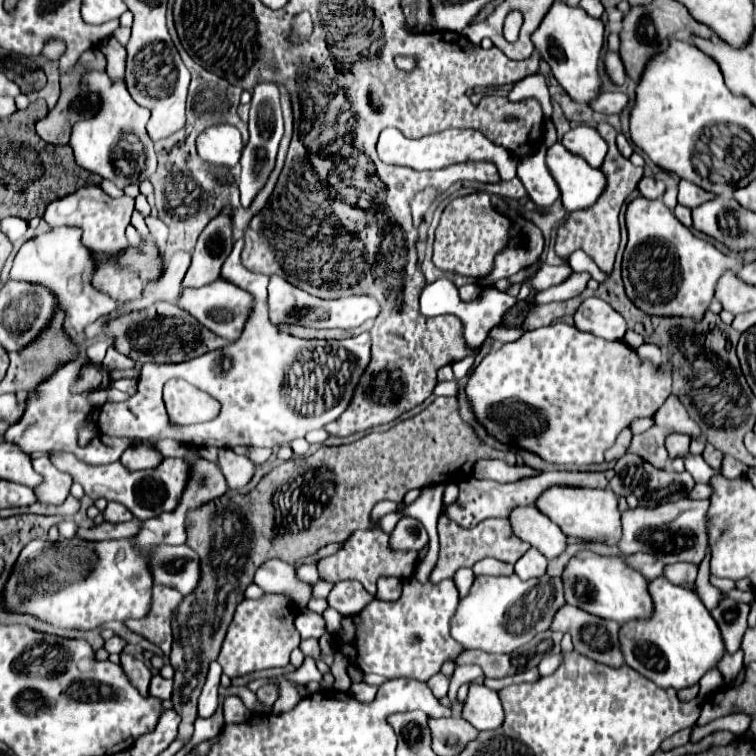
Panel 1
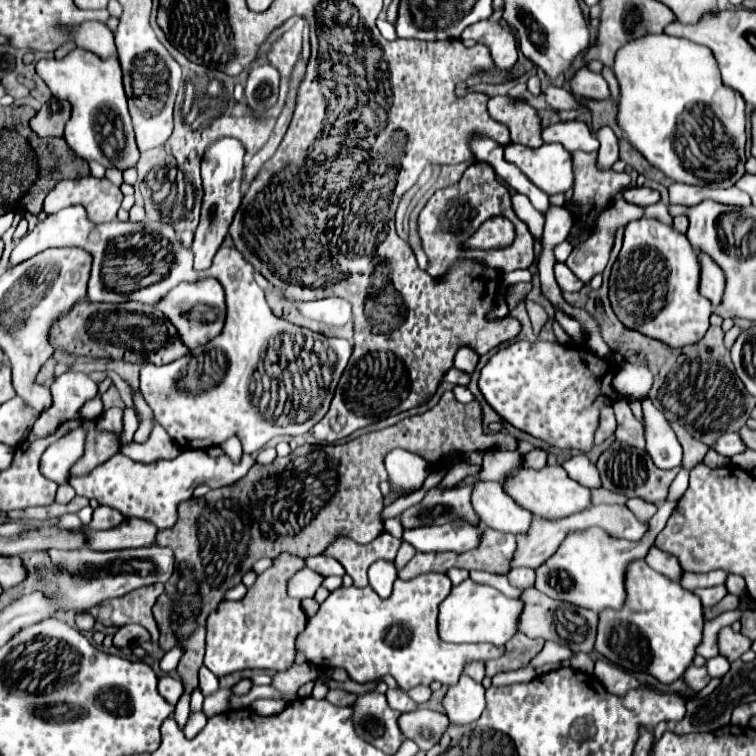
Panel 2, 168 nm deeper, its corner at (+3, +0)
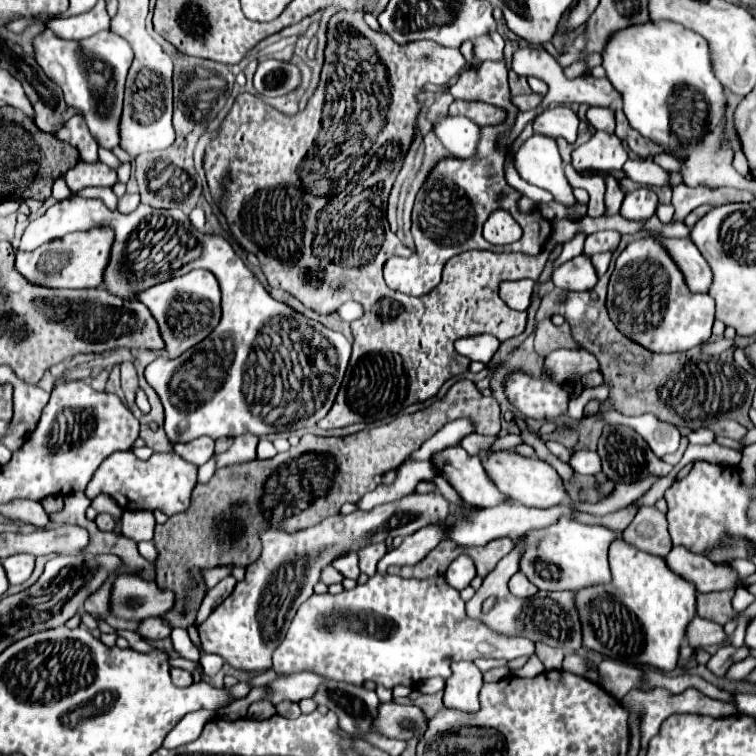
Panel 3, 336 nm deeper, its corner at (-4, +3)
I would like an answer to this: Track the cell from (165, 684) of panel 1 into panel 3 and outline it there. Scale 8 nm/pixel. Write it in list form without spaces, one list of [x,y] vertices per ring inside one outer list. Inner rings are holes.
[[[173,667],[173,669],[171,669],[171,677],[173,677],[173,683],[175,683],[177,687],[187,687],[187,685],[193,683],[191,673],[185,671],[185,669],[179,669],[179,667]]]

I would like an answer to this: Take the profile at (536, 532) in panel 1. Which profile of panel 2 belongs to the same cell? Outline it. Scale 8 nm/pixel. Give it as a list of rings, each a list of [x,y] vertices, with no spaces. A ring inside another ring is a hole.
[[[478,482],[474,484],[472,506],[480,514],[482,526],[492,526],[494,530],[508,534],[528,534],[532,526],[532,512],[520,508],[500,482]]]

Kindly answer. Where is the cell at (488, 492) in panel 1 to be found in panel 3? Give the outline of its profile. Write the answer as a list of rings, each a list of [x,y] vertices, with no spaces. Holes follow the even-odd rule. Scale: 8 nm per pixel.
[[[433,491],[427,495],[407,495],[397,501],[377,505],[371,511],[353,511],[349,515],[333,515],[323,519],[315,527],[307,527],[295,533],[287,533],[285,529],[263,529],[259,531],[261,537],[261,555],[257,561],[247,565],[245,569],[245,579],[239,581],[233,589],[233,593],[213,609],[213,613],[205,619],[205,623],[199,625],[199,639],[201,647],[205,653],[217,653],[221,655],[229,665],[245,671],[267,671],[271,667],[271,655],[275,647],[283,641],[283,635],[287,633],[287,627],[291,625],[291,619],[295,617],[297,609],[301,607],[303,601],[307,601],[313,595],[313,587],[321,577],[321,571],[331,565],[335,559],[347,555],[347,553],[357,553],[359,549],[371,545],[371,543],[381,543],[387,537],[407,537],[415,529],[425,527],[427,523],[435,523],[445,519],[451,513],[451,505],[447,499]]]

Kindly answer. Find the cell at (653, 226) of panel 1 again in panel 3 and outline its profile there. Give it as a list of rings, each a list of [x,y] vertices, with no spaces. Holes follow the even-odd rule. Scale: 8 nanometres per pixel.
[[[639,239],[629,243],[629,247],[617,257],[615,271],[609,281],[607,291],[607,311],[615,327],[629,339],[633,339],[637,345],[649,349],[651,353],[675,353],[675,351],[687,351],[697,345],[703,345],[711,337],[711,327],[715,319],[715,303],[709,295],[703,293],[691,293],[685,283],[681,271],[677,271],[675,263],[671,263],[671,257],[663,247],[659,247],[657,239]]]

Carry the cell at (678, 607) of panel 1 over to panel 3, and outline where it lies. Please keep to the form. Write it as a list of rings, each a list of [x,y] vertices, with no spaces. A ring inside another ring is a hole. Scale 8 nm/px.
[[[621,537],[615,539],[609,547],[609,567],[611,567],[611,581],[605,585],[591,585],[575,595],[575,607],[581,621],[583,631],[583,647],[593,649],[613,661],[621,661],[625,665],[651,665],[661,671],[671,671],[677,667],[679,647],[685,639],[685,627],[695,617],[695,585],[687,579],[673,573],[663,557],[645,553]]]

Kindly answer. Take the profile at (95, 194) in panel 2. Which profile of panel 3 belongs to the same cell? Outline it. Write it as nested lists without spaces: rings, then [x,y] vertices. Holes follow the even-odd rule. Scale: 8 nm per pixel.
[[[77,161],[77,165],[71,167],[63,177],[65,177],[71,193],[77,193],[83,187],[111,187],[117,183],[115,169],[111,169],[99,161],[97,163]]]

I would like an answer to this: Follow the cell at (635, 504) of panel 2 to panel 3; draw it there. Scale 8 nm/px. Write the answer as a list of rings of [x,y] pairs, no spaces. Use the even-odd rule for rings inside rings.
[[[641,507],[631,525],[623,531],[623,539],[641,551],[665,557],[671,551],[667,519],[655,507]]]

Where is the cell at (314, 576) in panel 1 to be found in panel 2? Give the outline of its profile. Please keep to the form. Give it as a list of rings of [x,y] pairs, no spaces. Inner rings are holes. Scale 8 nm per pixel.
[[[314,556],[314,558],[308,558],[306,560],[306,566],[314,572],[320,572],[324,578],[328,576],[344,576],[344,568],[338,560],[330,558],[330,556]]]

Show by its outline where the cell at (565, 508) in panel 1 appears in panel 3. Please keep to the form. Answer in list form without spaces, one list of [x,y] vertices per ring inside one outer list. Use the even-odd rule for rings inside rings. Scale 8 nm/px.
[[[489,449],[485,455],[481,455],[481,463],[493,485],[515,503],[521,503],[525,507],[553,507],[569,499],[567,491],[563,491],[561,477],[555,473],[555,469],[537,457],[521,457],[515,451]]]

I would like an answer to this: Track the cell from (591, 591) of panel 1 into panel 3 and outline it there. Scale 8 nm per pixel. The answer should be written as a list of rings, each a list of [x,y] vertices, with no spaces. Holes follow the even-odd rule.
[[[563,517],[549,527],[533,529],[523,535],[519,573],[523,573],[541,591],[575,591],[579,587],[607,583],[611,577],[607,549],[613,539],[617,539],[617,533],[607,527],[583,525]]]

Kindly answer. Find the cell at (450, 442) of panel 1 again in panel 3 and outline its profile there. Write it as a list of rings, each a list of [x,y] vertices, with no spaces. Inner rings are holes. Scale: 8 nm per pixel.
[[[457,381],[443,399],[431,403],[429,407],[413,413],[413,415],[401,415],[395,421],[363,429],[359,433],[347,435],[347,437],[317,437],[313,433],[305,433],[297,447],[291,447],[285,453],[275,455],[269,461],[253,459],[247,463],[227,465],[215,471],[209,483],[197,483],[191,495],[191,505],[187,511],[171,515],[163,525],[155,525],[155,547],[159,551],[155,561],[155,581],[159,587],[171,587],[175,591],[175,607],[163,615],[171,627],[183,627],[191,629],[195,621],[195,613],[207,593],[201,569],[205,567],[217,567],[217,565],[249,565],[259,557],[261,543],[257,531],[261,527],[313,527],[315,523],[321,523],[329,515],[337,515],[341,505],[345,501],[355,503],[365,493],[373,491],[377,485],[373,481],[375,475],[383,475],[389,469],[397,467],[409,453],[417,451],[431,435],[435,435],[443,425],[447,425],[453,419],[467,417],[475,421],[475,433],[479,435],[497,435],[499,433],[499,403],[493,397],[485,397],[477,391],[473,381]],[[235,471],[245,471],[245,477],[235,477]],[[235,501],[243,501],[241,507],[233,507]]]

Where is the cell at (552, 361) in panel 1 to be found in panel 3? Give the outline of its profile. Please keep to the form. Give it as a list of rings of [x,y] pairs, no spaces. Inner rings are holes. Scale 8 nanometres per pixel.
[[[515,373],[507,377],[505,391],[513,407],[525,417],[555,421],[567,413],[569,397],[563,391],[563,385],[555,385],[547,375],[533,379],[529,375]]]

